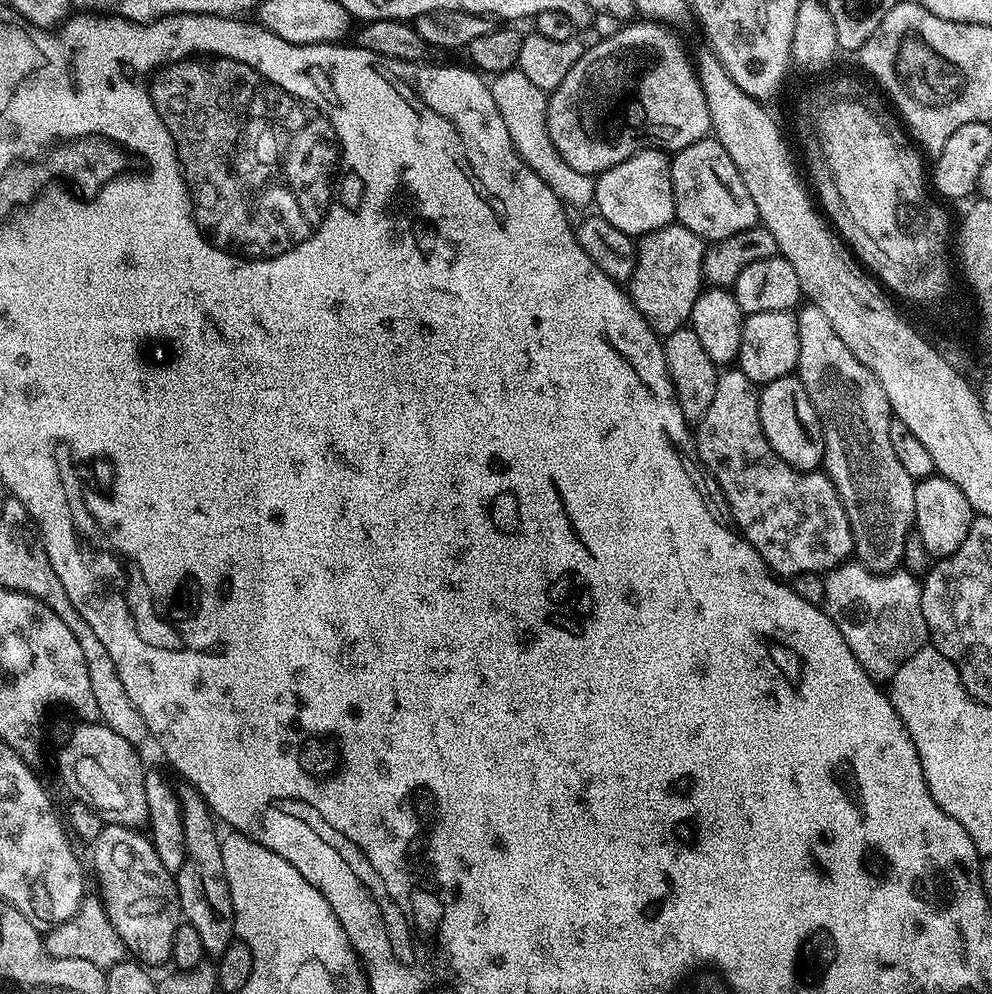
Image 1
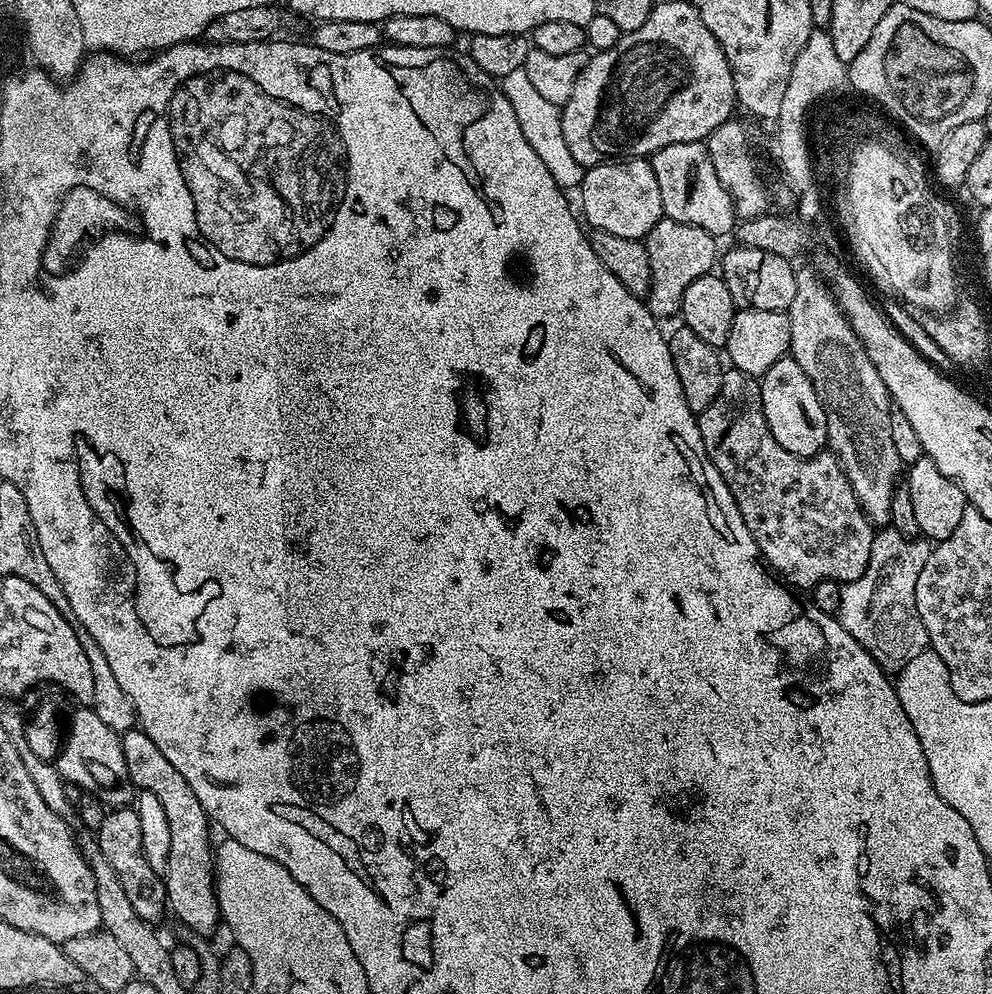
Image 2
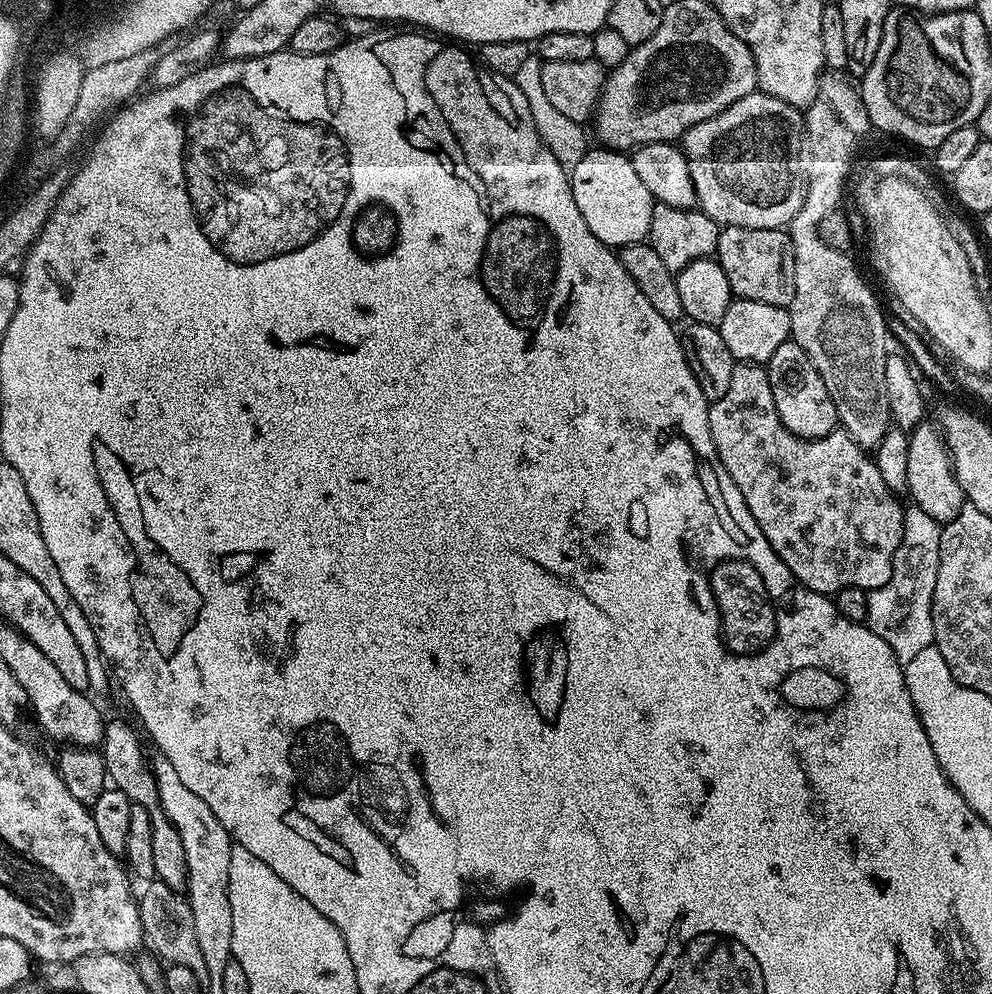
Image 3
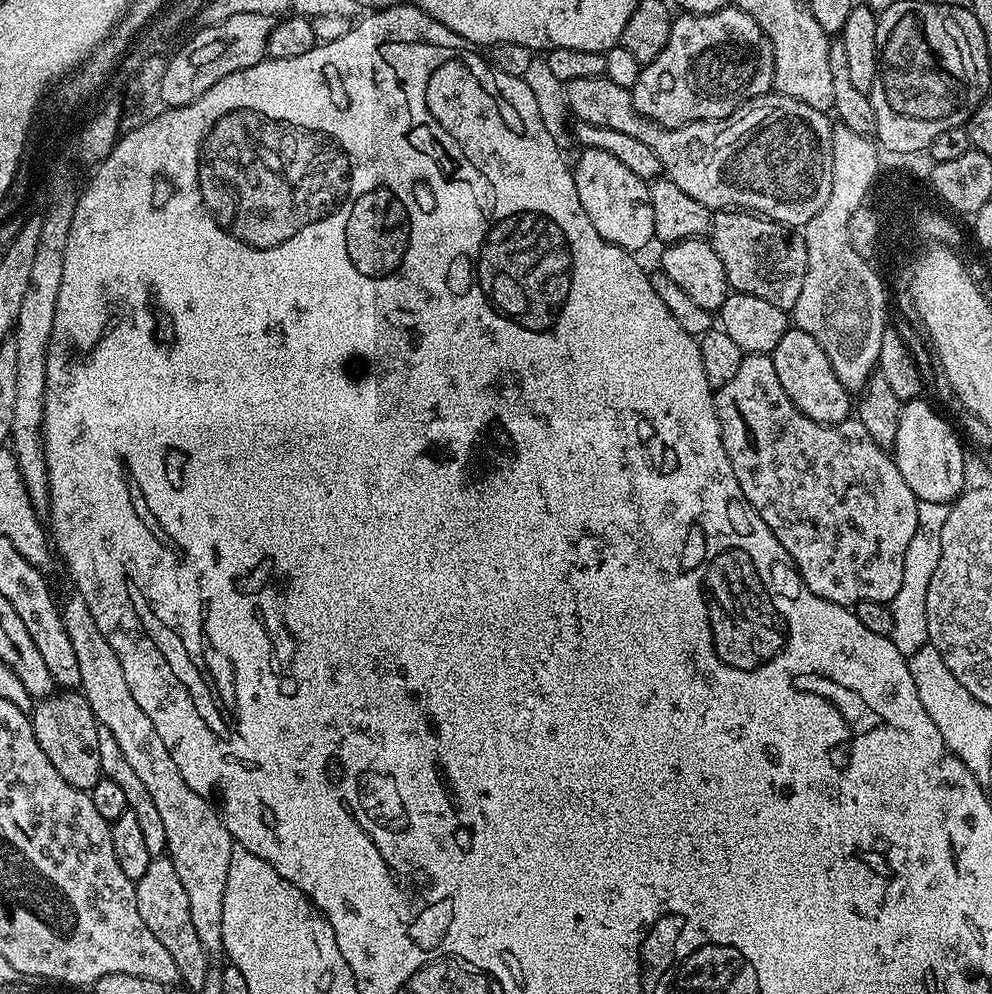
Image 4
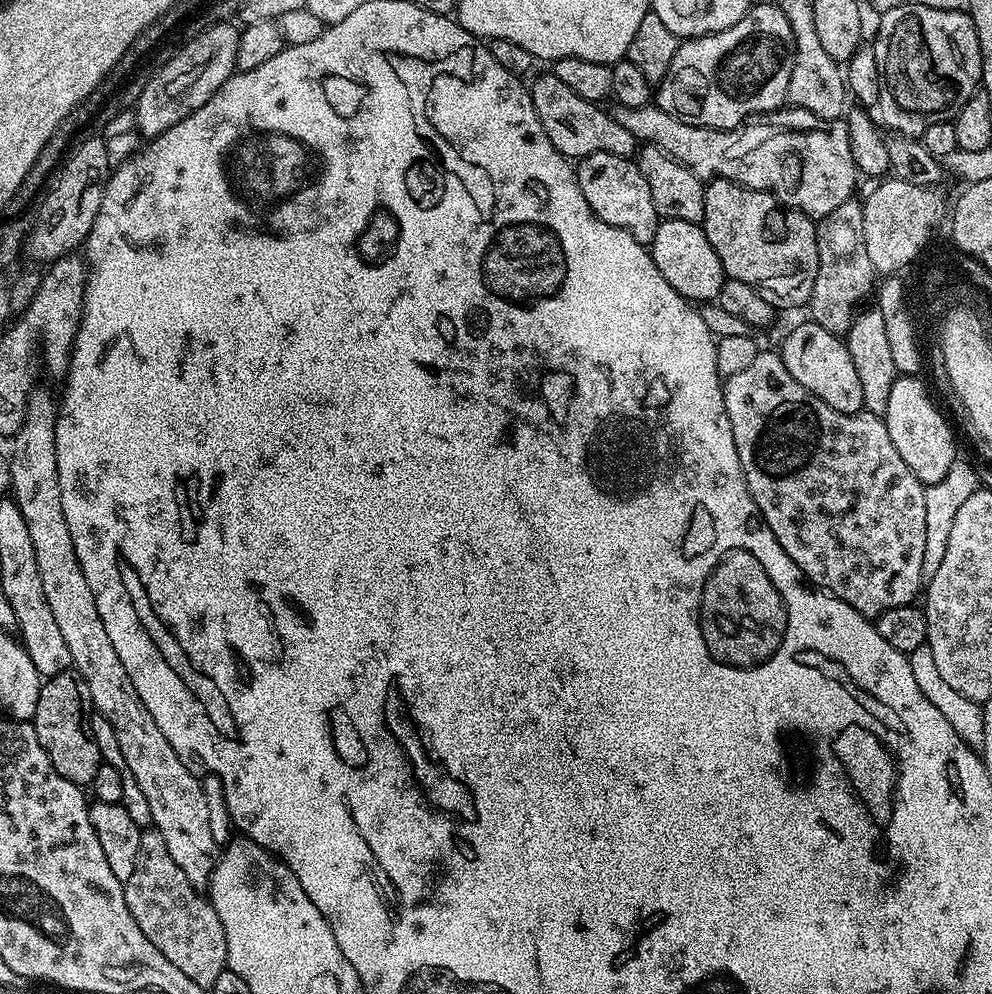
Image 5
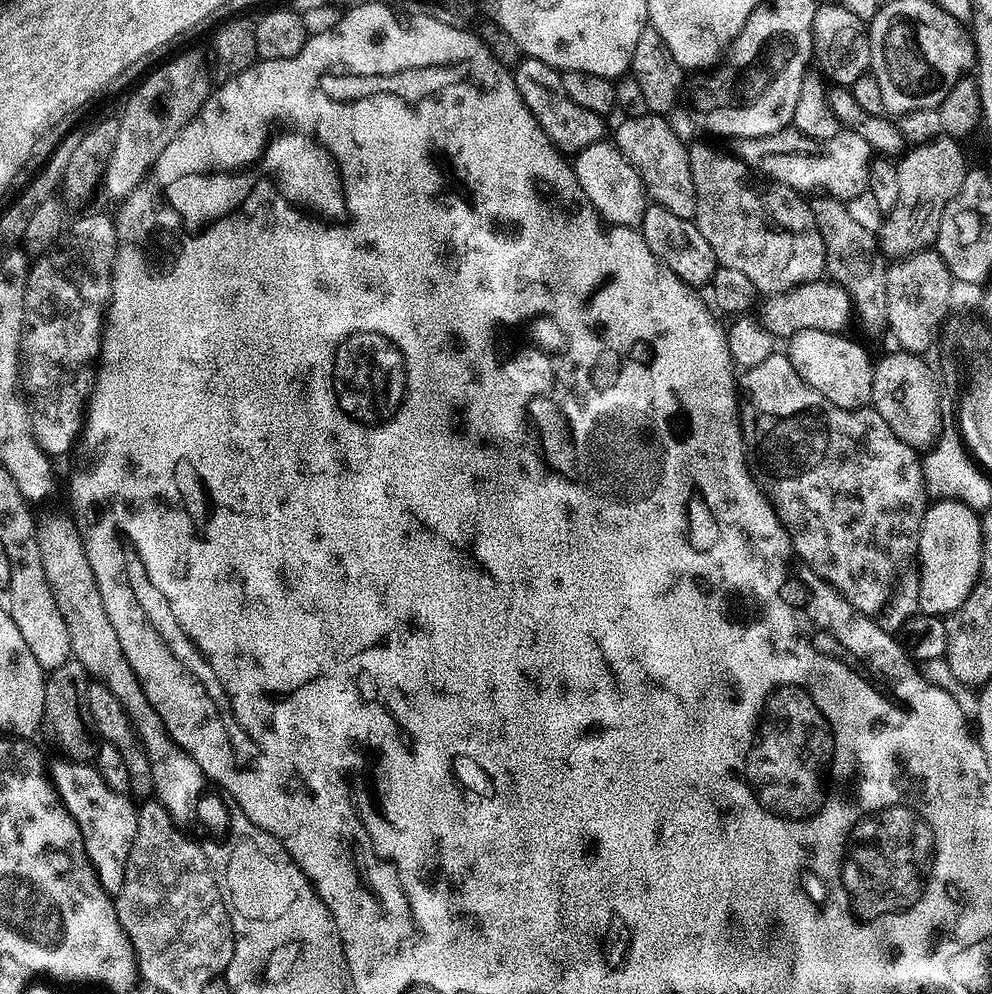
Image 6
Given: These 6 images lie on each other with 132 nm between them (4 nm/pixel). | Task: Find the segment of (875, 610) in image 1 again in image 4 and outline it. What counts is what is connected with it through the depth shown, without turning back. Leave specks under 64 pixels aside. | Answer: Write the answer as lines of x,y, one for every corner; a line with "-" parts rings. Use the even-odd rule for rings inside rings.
938,502
918,503
918,530
914,530
914,538
910,538
910,550
906,550
902,590
898,590
898,594
890,601
894,618
892,641
906,658
928,643
926,593
930,590
930,578
934,578
934,570
938,570
938,558
942,558
942,526
946,526
948,509
949,505

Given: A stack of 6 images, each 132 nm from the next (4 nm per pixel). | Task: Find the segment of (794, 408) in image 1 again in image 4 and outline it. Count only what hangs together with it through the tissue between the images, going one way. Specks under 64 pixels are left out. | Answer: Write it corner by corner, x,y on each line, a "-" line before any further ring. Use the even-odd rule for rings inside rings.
792,326
786,334
782,334
782,342
774,346
771,352
774,371
778,373
778,382
782,382
782,390
798,406
798,410
806,418
819,424
840,424
849,419
854,412
853,397
838,382
838,374
834,374
834,366
830,366
830,358
826,358
826,350
810,338
802,329

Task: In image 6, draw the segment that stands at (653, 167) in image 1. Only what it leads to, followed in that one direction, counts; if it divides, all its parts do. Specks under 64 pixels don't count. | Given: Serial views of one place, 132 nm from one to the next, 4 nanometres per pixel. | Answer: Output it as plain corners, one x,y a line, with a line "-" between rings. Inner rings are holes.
601,142
575,153
574,167
578,186
582,186
582,194
590,198
594,210
605,225
639,229
644,210
650,201
644,191
642,178
638,178
638,170
634,170
630,162
626,162
624,155
616,149
615,143

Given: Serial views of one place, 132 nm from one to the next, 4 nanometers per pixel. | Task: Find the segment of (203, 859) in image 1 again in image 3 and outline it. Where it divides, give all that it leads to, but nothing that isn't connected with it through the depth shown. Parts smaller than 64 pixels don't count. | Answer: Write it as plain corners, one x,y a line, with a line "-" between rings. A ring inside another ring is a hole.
109,719
104,726
104,739
98,745
98,751
104,758
104,769
108,772
111,787
125,792
133,804
140,804
150,814
150,830
153,835
154,870
156,879
164,880
176,892
184,892
188,886
186,874
186,850
182,850
182,838
178,838
178,830
174,830
174,822
166,818
166,810
162,810
162,802
158,798
158,790
154,782
154,774
150,767
149,757
144,757
144,748
140,745
139,736
124,720

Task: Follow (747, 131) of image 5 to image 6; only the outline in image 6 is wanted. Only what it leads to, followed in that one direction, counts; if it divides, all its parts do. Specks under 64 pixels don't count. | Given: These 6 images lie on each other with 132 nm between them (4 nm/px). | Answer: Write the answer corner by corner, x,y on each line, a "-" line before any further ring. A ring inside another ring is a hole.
795,130
772,136
737,139
735,155
753,173
768,176
769,181
784,184
801,194
823,193
825,197
849,202
868,191
868,165
874,158
872,147
859,134
841,130
829,140
815,140
-
821,188
821,190
819,190
-
810,192
810,193
808,193

